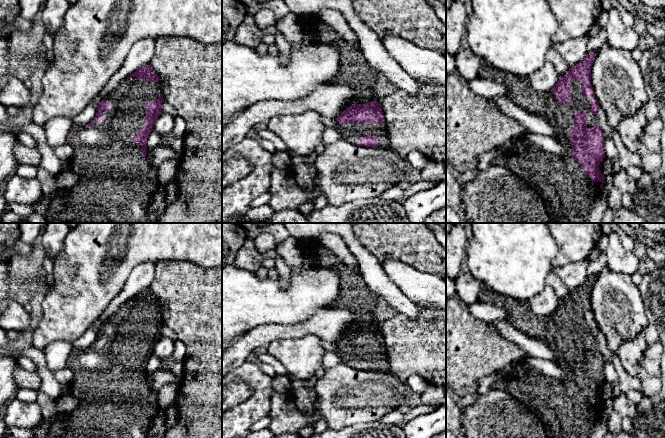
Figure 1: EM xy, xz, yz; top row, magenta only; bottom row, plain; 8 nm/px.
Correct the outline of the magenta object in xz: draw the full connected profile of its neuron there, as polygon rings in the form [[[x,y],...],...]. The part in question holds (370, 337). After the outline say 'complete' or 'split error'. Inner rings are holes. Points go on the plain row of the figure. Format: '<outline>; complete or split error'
[[[376,324],[369,327],[355,325],[354,328],[344,334],[335,344],[339,347],[336,353],[339,355],[340,361],[343,364],[347,364],[355,369],[373,372],[388,372],[390,369],[384,339],[380,328]]]; split error

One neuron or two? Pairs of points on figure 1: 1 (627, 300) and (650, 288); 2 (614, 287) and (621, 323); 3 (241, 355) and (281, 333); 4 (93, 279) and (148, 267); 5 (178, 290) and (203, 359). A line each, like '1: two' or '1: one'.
1: two
2: one
3: one
4: two
5: one

